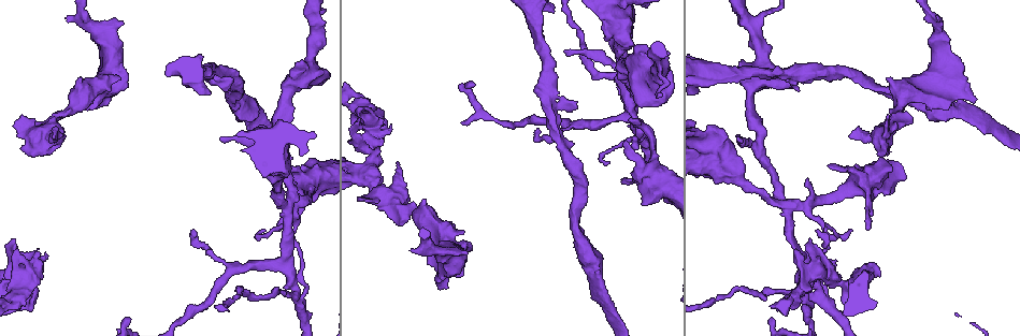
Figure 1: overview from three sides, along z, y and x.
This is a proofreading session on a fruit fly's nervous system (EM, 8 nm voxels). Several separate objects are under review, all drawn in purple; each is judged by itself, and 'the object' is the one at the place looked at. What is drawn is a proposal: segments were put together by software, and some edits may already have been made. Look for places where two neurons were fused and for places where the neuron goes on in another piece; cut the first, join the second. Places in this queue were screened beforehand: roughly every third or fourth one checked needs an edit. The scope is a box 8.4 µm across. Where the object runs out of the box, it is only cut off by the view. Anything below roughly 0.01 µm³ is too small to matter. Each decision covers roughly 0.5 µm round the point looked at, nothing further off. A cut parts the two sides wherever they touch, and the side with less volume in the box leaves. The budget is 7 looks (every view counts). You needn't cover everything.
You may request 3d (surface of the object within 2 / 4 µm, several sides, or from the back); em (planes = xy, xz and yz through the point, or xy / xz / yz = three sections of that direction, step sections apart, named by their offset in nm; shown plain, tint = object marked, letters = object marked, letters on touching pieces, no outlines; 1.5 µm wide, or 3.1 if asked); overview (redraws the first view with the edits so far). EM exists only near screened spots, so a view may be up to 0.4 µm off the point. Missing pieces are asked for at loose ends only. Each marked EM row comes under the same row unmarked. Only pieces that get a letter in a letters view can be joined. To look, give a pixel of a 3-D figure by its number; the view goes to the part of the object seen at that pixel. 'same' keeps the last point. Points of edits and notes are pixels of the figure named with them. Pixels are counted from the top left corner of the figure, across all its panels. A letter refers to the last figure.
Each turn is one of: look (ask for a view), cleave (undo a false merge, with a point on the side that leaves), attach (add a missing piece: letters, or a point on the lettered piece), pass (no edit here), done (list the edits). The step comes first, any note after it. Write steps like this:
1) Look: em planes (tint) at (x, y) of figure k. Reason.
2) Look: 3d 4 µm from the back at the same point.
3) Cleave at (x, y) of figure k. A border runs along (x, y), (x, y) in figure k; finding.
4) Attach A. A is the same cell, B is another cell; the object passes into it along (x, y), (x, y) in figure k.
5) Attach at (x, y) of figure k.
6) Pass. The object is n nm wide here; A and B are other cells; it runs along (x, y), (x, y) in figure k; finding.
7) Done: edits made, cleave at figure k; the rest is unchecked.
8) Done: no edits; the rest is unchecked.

Look: em planes (letters) at (937, 14) of figure 1. An open end.

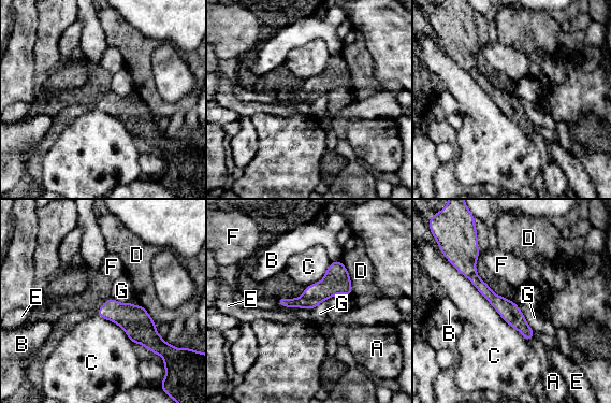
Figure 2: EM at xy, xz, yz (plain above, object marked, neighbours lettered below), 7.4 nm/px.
Pass. The longest contact is with C, 850 nm; A, B, C, D, E, F and G are other cells; a border runs along (506, 298), (518, 306), (534, 330) in figure 2; none of them fits.

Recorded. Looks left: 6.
Look: em xy step 8 (tint) at (549, 100) of figure 1. Branch point.

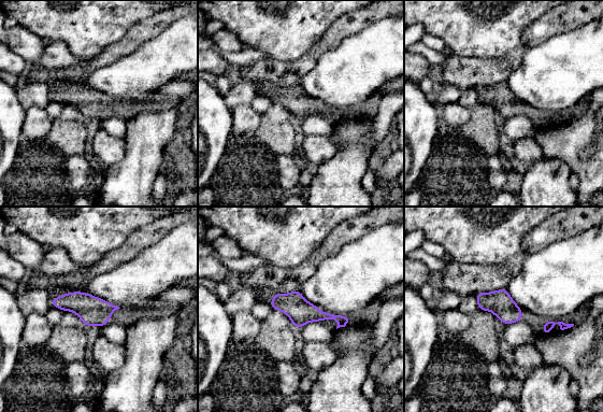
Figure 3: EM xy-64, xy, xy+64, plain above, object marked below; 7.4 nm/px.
Look: em planes (letters) at the same point.

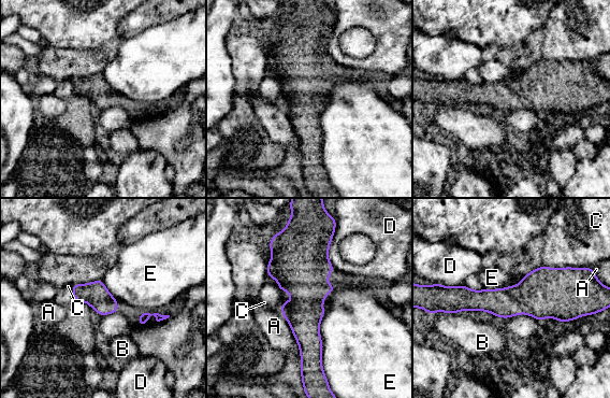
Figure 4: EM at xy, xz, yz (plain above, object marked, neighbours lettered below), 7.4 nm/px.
Pass. A, B, C, D and E are other cells; it runs along (451, 296), (563, 300), (580, 307) in figure 4; one neuron here.

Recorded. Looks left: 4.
Look: 3d 2 µm at (789, 210) of figure 1. Four or more arms meet.

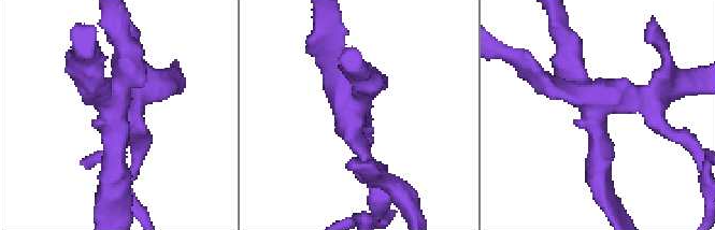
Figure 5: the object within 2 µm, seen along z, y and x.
Look: em planes (letters) at (593, 106) of figure 5. Need the tissue.

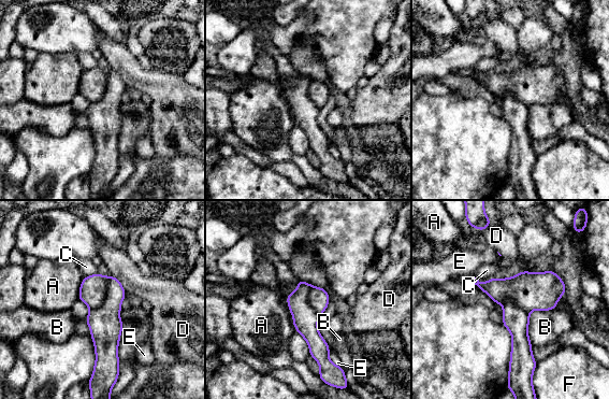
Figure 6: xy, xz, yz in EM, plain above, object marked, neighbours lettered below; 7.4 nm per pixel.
Cleave at (105, 326) of figure 6. A, B, C, D, E and F are other cells; a border runs along (109, 278), (104, 301), (90, 310) in figure 6; a second neuron is stuck on.

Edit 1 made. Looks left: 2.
Done: edits made, cleave at figure 6; the rest is unchecked.

